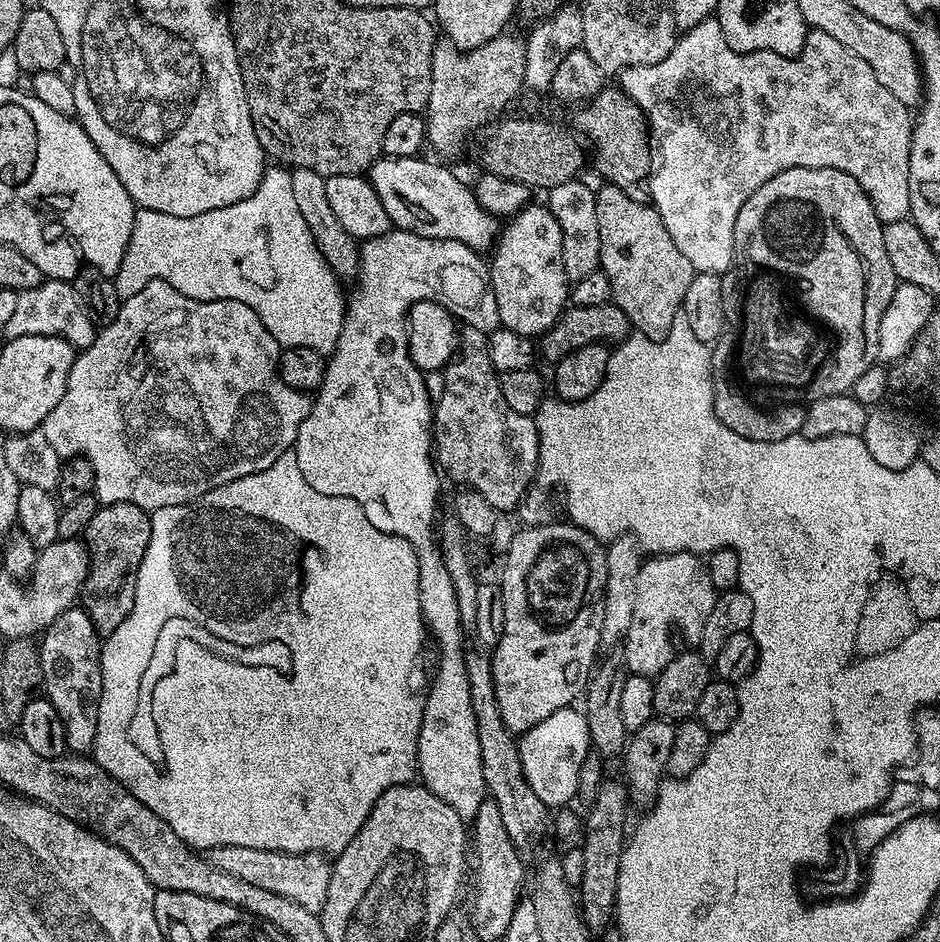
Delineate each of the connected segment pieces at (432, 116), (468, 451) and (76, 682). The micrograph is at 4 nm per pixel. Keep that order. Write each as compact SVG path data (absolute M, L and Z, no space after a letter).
M508 35L495 36L486 42L486 46L478 46L469 52L447 42L437 43L433 51L432 87L426 107L427 143L431 147L433 144L442 155L458 155L479 128L487 129L501 119L500 112L506 111L508 103L525 87L527 46L520 36Z
M464 326L459 329L459 333L458 351L452 363L443 369L445 390L434 400L434 456L445 477L448 475L465 489L482 494L482 498L486 498L486 502L490 502L490 506L494 506L497 513L504 514L512 507L515 509L533 487L540 461L540 431L536 428L533 417L518 414L518 410L511 408L506 398L502 398L500 376L490 362L485 329Z
M73 606L58 614L58 618L54 618L54 622L50 622L50 626L44 629L39 637L38 647L44 679L42 692L54 706L54 710L58 710L58 718L62 718L68 752L91 753L96 746L98 706L102 698L102 637L96 631L90 614L86 614L83 607Z

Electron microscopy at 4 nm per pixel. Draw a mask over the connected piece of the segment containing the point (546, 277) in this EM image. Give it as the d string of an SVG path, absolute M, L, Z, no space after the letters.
M529 202L503 225L490 256L490 271L495 319L519 336L543 336L569 307L570 281L562 266L562 226L543 203Z

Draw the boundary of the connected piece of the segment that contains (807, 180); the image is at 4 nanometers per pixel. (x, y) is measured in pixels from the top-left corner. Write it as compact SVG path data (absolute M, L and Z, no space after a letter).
M791 168L782 170L782 174L774 174L770 182L765 182L742 202L742 210L738 210L738 222L734 222L734 238L738 260L744 263L744 333L738 336L738 364L752 380L760 384L773 384L776 388L789 388L801 396L804 402L842 396L851 393L854 382L872 364L878 360L878 326L882 326L882 314L886 314L886 306L890 306L890 298L894 298L894 290L898 283L894 274L894 266L890 266L890 257L886 254L884 241L884 224L872 205L872 199L858 186L850 174L837 168Z

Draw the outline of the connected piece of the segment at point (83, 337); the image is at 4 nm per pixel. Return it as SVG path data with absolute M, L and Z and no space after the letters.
M51 278L45 279L44 283L20 293L15 313L10 317L10 322L6 322L2 326L4 340L22 338L30 334L57 336L70 342L77 350L89 348L94 342L97 331L96 325L90 322L90 318L82 310L71 283Z

